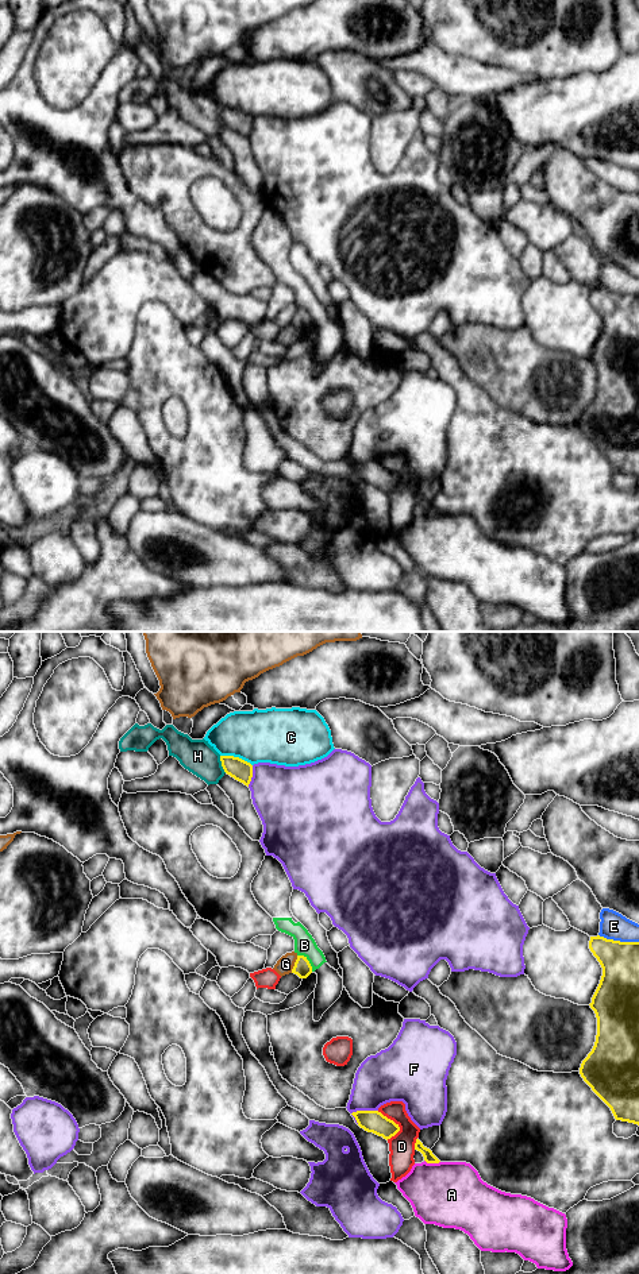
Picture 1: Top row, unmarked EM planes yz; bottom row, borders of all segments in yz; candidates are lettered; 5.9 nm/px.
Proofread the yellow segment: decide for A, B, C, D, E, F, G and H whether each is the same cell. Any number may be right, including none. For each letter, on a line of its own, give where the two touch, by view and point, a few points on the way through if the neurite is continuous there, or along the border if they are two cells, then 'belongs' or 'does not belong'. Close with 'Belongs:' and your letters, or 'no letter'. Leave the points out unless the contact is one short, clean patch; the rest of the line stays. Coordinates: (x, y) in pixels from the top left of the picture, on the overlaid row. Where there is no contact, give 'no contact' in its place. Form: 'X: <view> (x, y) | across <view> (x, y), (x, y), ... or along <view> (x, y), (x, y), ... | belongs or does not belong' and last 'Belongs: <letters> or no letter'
A: yz (432, 1162) | along yz (424, 1159), (427, 1162), (439, 1162) | does not belong
B: yz (308, 961) | along yz (297, 954), (301, 954), (308, 961), (312, 971) | does not belong
C: yz (237, 757) | does not belong
D: yz (395, 1123) | does not belong
E: yz (619, 941) | does not belong
F: yz (364, 1111) | does not belong
G: yz (295, 964) | does not belong
H: yz (222, 764) | does not belong
Belongs: no letter

